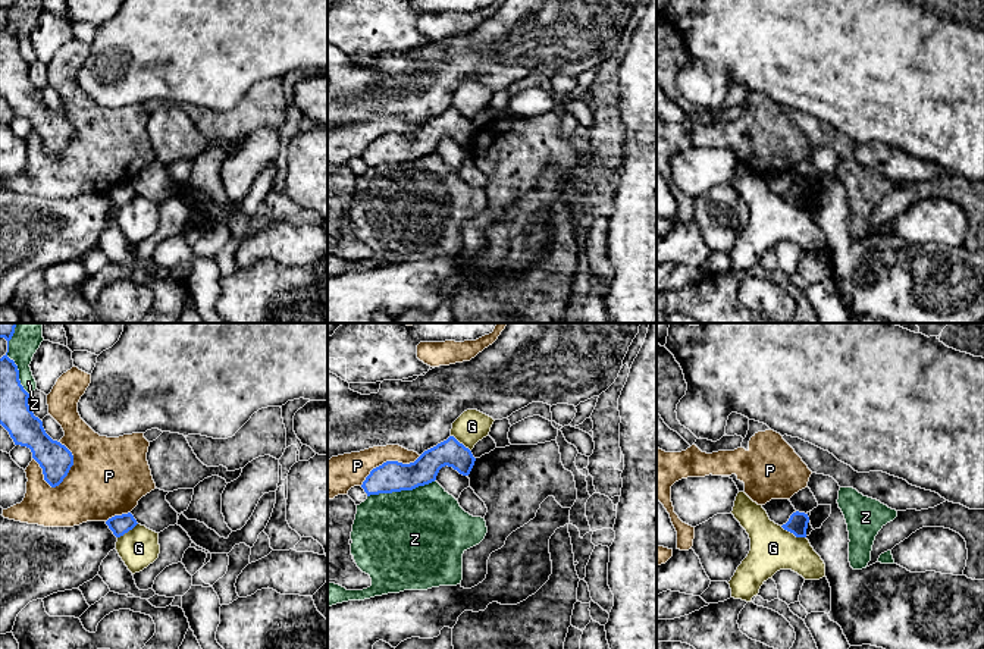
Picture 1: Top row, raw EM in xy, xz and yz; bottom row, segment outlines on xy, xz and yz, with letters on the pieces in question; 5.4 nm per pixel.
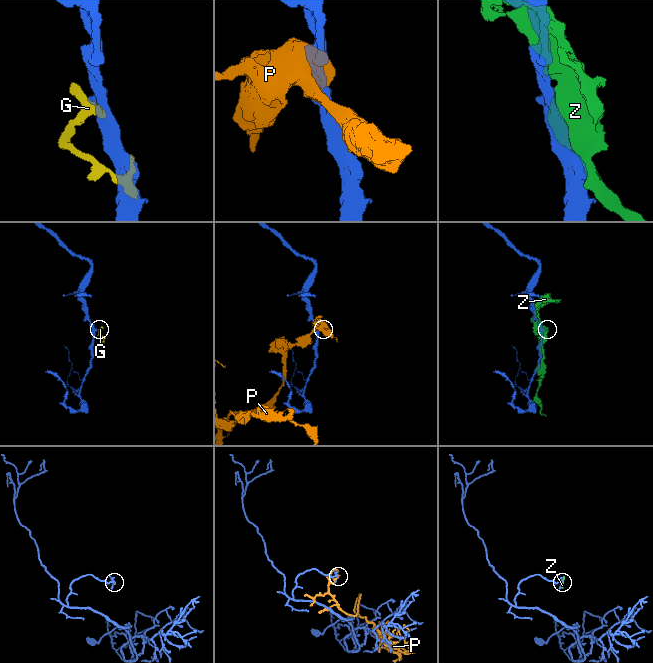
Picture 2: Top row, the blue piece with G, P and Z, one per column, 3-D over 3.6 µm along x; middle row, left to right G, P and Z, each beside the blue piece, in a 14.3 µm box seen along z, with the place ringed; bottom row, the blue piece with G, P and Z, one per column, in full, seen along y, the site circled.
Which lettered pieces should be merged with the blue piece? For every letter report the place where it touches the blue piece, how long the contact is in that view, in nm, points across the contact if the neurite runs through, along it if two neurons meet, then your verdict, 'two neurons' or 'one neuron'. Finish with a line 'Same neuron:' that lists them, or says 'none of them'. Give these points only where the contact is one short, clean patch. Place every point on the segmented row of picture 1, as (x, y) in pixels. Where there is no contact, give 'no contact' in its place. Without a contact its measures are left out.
G: contact yz (793, 533); length 160 nm; border yz (780, 526), (796, 536), (805, 538); two neurons
P: contact xy (72, 464); length 260 nm; two neurons
Z: contact xz (401, 489); length 380 nm; two neurons
Same neuron: none of them

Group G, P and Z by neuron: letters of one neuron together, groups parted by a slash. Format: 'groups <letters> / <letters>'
groups G / P / Z

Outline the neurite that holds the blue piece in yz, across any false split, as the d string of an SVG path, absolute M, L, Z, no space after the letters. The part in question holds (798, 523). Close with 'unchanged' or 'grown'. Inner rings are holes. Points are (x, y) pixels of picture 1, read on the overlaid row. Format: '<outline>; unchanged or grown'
M796 511L790 515L789 521L781 527L793 533L796 537L806 537L808 523L808 514Z; unchanged

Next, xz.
M454 436L424 451L414 463L402 464L386 461L373 468L361 487L370 495L413 490L436 480L439 470L452 467L463 476L469 476L476 458L471 451Z; unchanged

